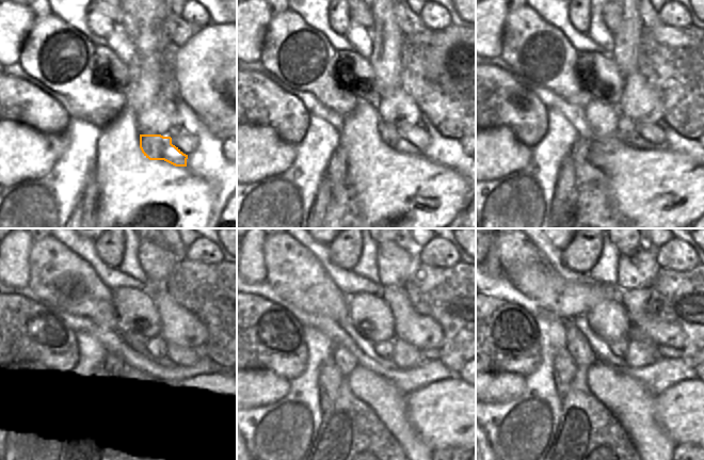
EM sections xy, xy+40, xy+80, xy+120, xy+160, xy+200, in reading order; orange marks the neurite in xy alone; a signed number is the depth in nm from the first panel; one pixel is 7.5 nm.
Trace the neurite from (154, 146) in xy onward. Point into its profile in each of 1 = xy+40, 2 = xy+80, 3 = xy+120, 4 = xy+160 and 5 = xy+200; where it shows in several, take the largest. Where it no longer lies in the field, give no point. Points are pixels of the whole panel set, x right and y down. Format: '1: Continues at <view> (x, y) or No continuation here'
1: Continues at xy+40 (389, 135)
2: Continues at xy+80 (627, 129)
3: Continues at xy+120 (155, 348)
4: Continues at xy+160 (385, 349)
5: Continues at xy+200 (620, 348).

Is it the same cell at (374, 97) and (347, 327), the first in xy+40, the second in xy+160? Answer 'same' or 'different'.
different

